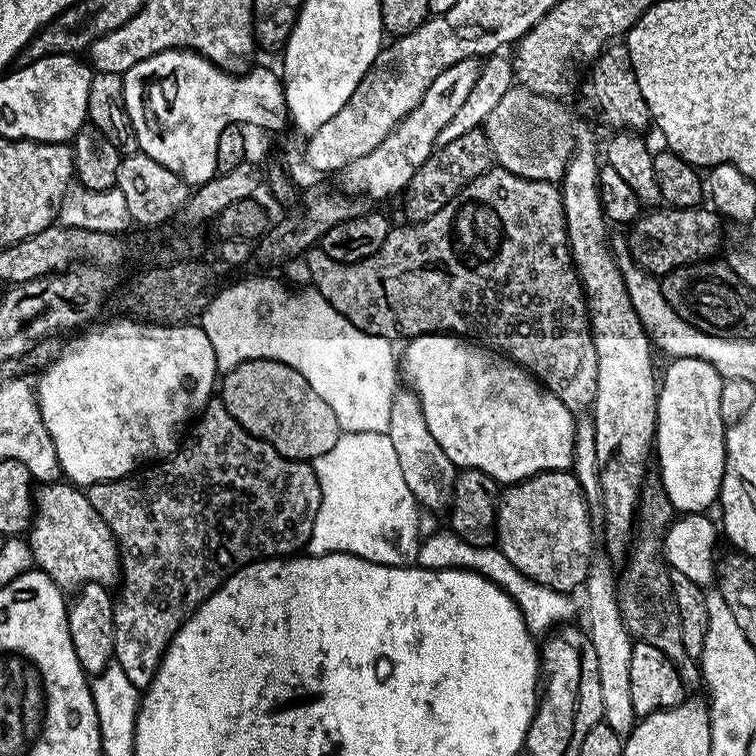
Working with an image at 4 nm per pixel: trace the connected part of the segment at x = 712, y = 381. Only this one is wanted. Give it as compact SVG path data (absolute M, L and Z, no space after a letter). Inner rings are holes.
M675 358L668 369L663 369L662 379L658 384L656 398L656 443L654 460L660 463L658 475L666 490L666 498L680 514L704 514L708 507L715 505L720 499L720 487L724 477L726 450L724 449L724 433L726 426L722 422L722 414L718 414L718 402L722 395L724 377L702 358Z

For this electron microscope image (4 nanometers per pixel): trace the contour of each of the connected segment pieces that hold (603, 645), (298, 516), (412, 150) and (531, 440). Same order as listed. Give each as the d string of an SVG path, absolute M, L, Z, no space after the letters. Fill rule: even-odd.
M593 555L588 578L582 585L582 593L584 592L585 598L588 599L587 627L590 629L594 654L598 654L598 682L602 682L603 723L608 724L610 730L624 738L638 723L634 702L630 702L630 654L634 640L620 613L617 573L612 573L612 564L607 560L609 557L604 556Z
M219 398L209 400L198 419L191 425L190 431L183 437L180 447L172 453L167 462L160 462L155 466L137 470L131 476L124 476L121 480L103 480L101 484L87 485L86 491L90 506L94 506L94 510L98 510L98 514L102 514L102 522L106 522L106 526L110 526L120 554L122 583L119 585L121 588L120 596L118 592L118 603L112 609L114 630L116 631L116 641L112 651L114 663L122 666L126 678L130 678L130 682L134 682L134 686L141 690L147 690L152 685L152 675L158 670L160 660L164 657L164 651L167 650L168 643L174 638L176 631L208 599L210 594L214 594L235 574L238 568L242 568L246 564L253 564L256 560L288 558L299 553L302 546L307 545L310 534L314 530L314 518L318 518L318 506L322 498L322 490L318 486L318 478L311 463L287 460L282 454L278 454L278 450L274 450L274 446L249 434L232 417L230 410L226 410L226 406Z
M469 59L450 66L434 78L430 88L418 102L417 108L397 125L380 146L375 147L370 154L355 158L344 166L342 177L345 186L343 187L349 193L361 192L362 195L373 196L376 200L384 200L395 192L403 193L407 189L410 178L414 178L418 166L422 166L422 162L426 162L428 155L437 147L436 139L442 126L446 126L446 122L450 122L454 114L458 114L462 102L466 102L480 70L481 65L475 59Z
M451 334L418 336L415 337L414 342L405 344L408 345L404 348L404 356L402 352L403 379L404 376L408 379L407 387L415 392L416 397L420 400L422 414L426 418L426 426L430 426L430 434L434 434L434 442L438 442L438 446L442 446L446 458L450 458L450 462L456 465L457 469L473 468L479 472L485 472L493 480L504 486L515 486L521 480L527 480L530 476L537 476L540 472L562 472L571 469L572 455L574 454L574 446L576 445L577 417L574 415L573 409L566 407L528 369L521 368L515 360L509 360L507 356L479 342L473 343L471 339L462 336Z

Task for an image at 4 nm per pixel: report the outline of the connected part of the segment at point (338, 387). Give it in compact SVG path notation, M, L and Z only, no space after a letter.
M256 276L252 281L240 280L237 284L230 285L229 288L221 287L206 306L204 313L198 318L199 327L203 328L206 338L210 338L210 346L214 346L217 369L221 373L226 373L247 360L277 360L298 370L298 374L302 374L302 378L306 378L306 382L310 382L310 386L314 386L314 394L318 394L318 398L322 398L322 402L326 402L326 406L330 406L330 410L334 410L334 418L338 418L338 426L344 432L387 432L390 426L390 406L394 402L394 394L398 390L398 384L396 384L398 356L397 353L396 356L392 353L393 341L387 336L371 336L358 330L358 326L354 326L342 314L338 314L338 310L334 310L334 306L330 306L330 302L326 302L326 298L322 298L322 294L315 288L311 286L305 288L305 292L287 292L278 281L267 280L264 276Z

